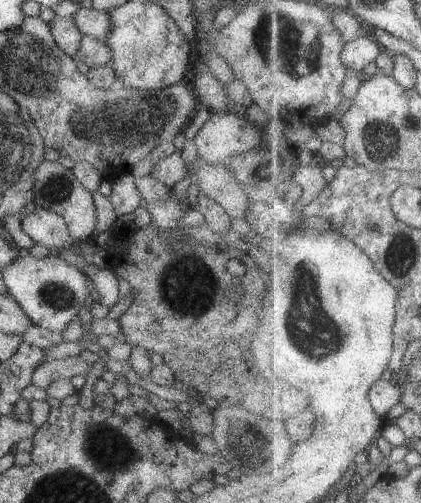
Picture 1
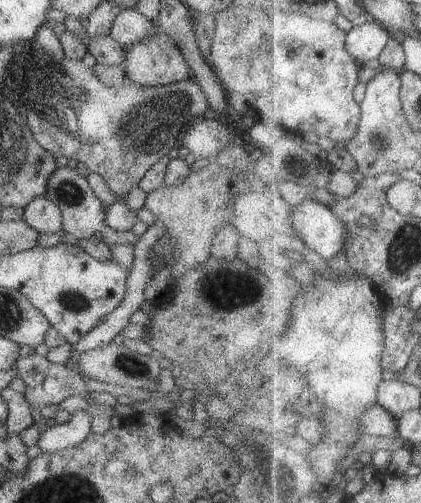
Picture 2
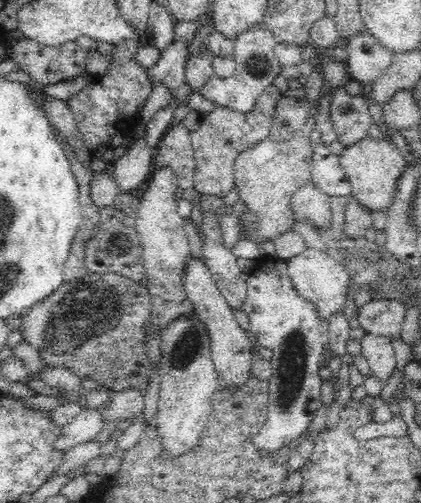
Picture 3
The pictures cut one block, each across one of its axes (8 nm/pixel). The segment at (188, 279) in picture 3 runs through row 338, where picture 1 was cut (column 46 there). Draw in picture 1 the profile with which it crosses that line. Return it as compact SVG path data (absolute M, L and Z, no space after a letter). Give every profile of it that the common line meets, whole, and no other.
M36 207L33 212L20 217L20 226L35 244L40 244L50 251L74 246L75 239L68 233L61 216L41 207Z

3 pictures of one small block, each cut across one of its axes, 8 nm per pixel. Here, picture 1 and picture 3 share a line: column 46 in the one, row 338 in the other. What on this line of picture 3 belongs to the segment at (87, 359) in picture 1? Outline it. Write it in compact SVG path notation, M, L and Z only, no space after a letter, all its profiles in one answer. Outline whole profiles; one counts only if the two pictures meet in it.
M367 332L359 341L360 354L369 362L371 374L380 383L385 383L396 368L392 340L382 335Z

